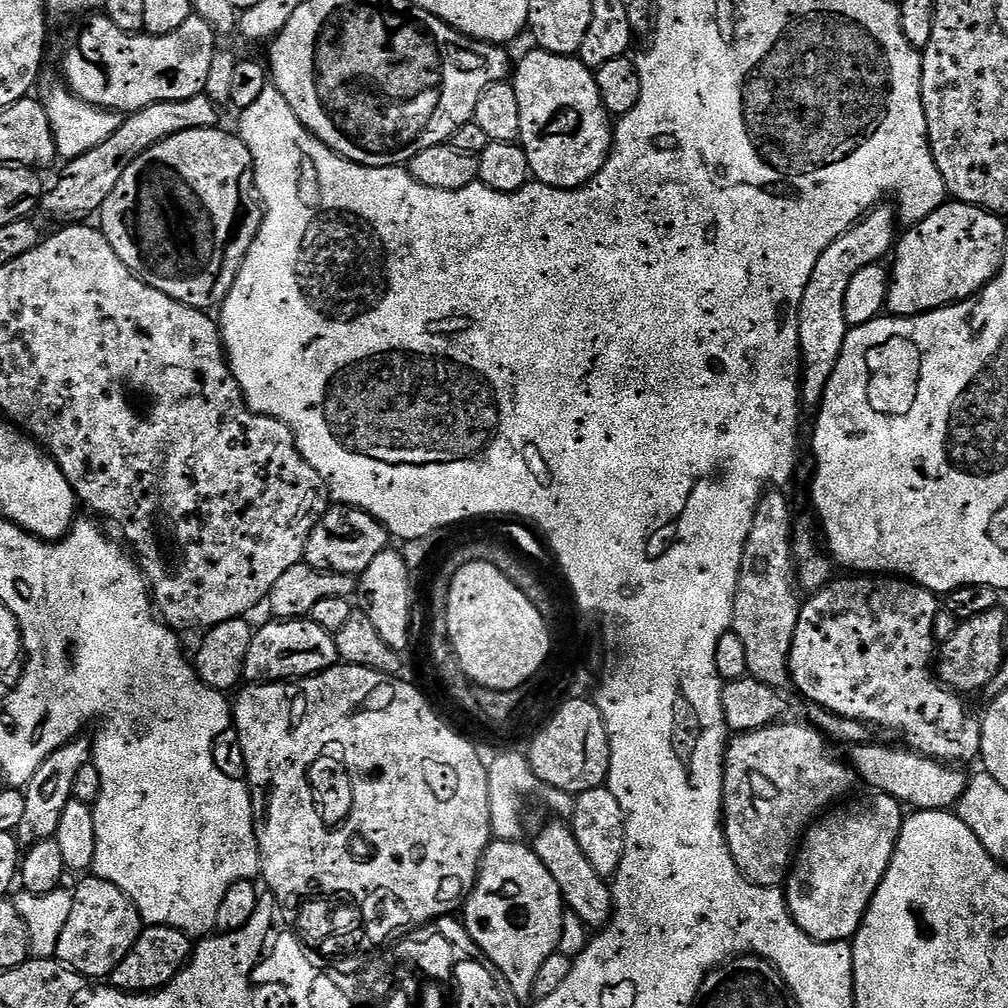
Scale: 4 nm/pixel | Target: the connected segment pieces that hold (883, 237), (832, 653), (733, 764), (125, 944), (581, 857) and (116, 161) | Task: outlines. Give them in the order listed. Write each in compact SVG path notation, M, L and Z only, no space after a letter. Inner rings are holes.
M877 206L867 212L846 234L842 234L818 258L818 266L806 282L806 294L802 294L802 306L794 317L800 335L800 358L802 375L800 378L800 399L805 405L819 405L826 386L832 380L834 366L838 366L838 354L842 354L842 342L850 325L846 322L846 290L858 270L871 264L880 264L883 256L893 251L898 239L896 224L898 212L895 207Z
M856 574L851 577L853 580L833 579L828 587L821 588L809 595L803 601L800 610L800 621L794 630L794 642L790 650L790 662L788 670L791 683L796 683L801 694L808 700L813 700L813 705L827 708L836 716L845 716L851 720L862 720L869 726L881 724L884 728L889 728L892 732L904 732L903 743L913 752L920 752L923 756L929 756L931 760L943 760L953 766L964 766L967 760L976 760L980 755L980 726L982 723L979 715L968 712L964 705L965 697L961 693L941 684L935 671L934 661L938 656L938 641L934 634L934 618L942 611L942 604L938 601L937 593L929 588L924 588L921 584L914 584L911 580L903 578L893 578L888 574Z
M788 723L733 735L724 754L724 837L741 874L750 883L763 888L780 888L787 881L794 857L808 829L821 815L819 812L830 807L835 800L842 799L858 784L855 771L828 749L825 733L811 723Z
M95 874L85 875L81 880L84 881L72 892L70 918L62 930L62 938L58 938L55 959L86 978L108 978L118 962L130 954L134 942L138 942L142 921L134 902L114 882L106 882Z
M552 818L552 821L537 834L536 841L531 841L530 847L533 852L538 854L542 866L546 866L546 870L550 870L550 878L554 878L554 882L558 882L560 895L564 898L567 911L575 914L582 921L584 927L589 930L607 928L612 922L612 910L614 907L612 889L609 881L600 876L598 870L594 870L594 866L590 866L590 858L586 858L586 854L582 854L582 846L578 846L578 838L574 838L571 827L563 819Z
M200 93L184 100L154 102L142 110L125 115L118 130L114 130L110 138L106 138L98 146L88 148L86 154L74 156L63 165L64 177L53 188L51 185L45 191L42 212L56 220L64 220L60 222L84 222L95 217L106 198L110 198L114 186L118 186L126 166L130 166L130 162L134 162L138 154L146 154L150 146L158 146L158 142L174 134L217 127L219 120L216 119L220 112L221 109L207 95Z

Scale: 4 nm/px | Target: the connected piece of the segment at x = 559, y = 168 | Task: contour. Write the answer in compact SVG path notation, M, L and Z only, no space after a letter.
M535 50L520 65L515 65L514 83L516 85L516 93L518 94L518 111L522 113L522 126L520 127L519 145L524 149L526 158L530 162L530 170L532 176L541 184L549 184L552 188L582 188L588 181L595 178L598 170L602 170L602 166L608 160L608 154L612 150L612 142L614 139L614 124L610 119L608 112L604 109L602 98L598 94L598 86L593 69L587 68L579 58L572 56L559 56L553 52L543 50Z

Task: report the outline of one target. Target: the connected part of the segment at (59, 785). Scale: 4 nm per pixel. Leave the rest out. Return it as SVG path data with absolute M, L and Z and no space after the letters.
M84 739L69 740L67 744L54 750L54 754L47 756L42 762L42 766L38 766L34 778L30 778L30 782L23 789L26 798L26 811L14 834L21 849L27 850L39 840L50 840L55 837L58 822L62 822L62 813L73 800L72 787L78 770L82 770L84 764L93 763L94 760L93 741Z

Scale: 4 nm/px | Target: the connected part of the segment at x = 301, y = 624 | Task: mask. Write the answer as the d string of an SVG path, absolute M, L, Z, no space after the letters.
M310 618L298 620L281 620L264 624L257 627L252 634L250 651L246 653L246 666L244 667L244 680L248 682L287 682L299 680L306 676L317 676L320 672L325 672L327 668L336 667L340 660L340 655L336 649L336 638L333 633L322 630Z

